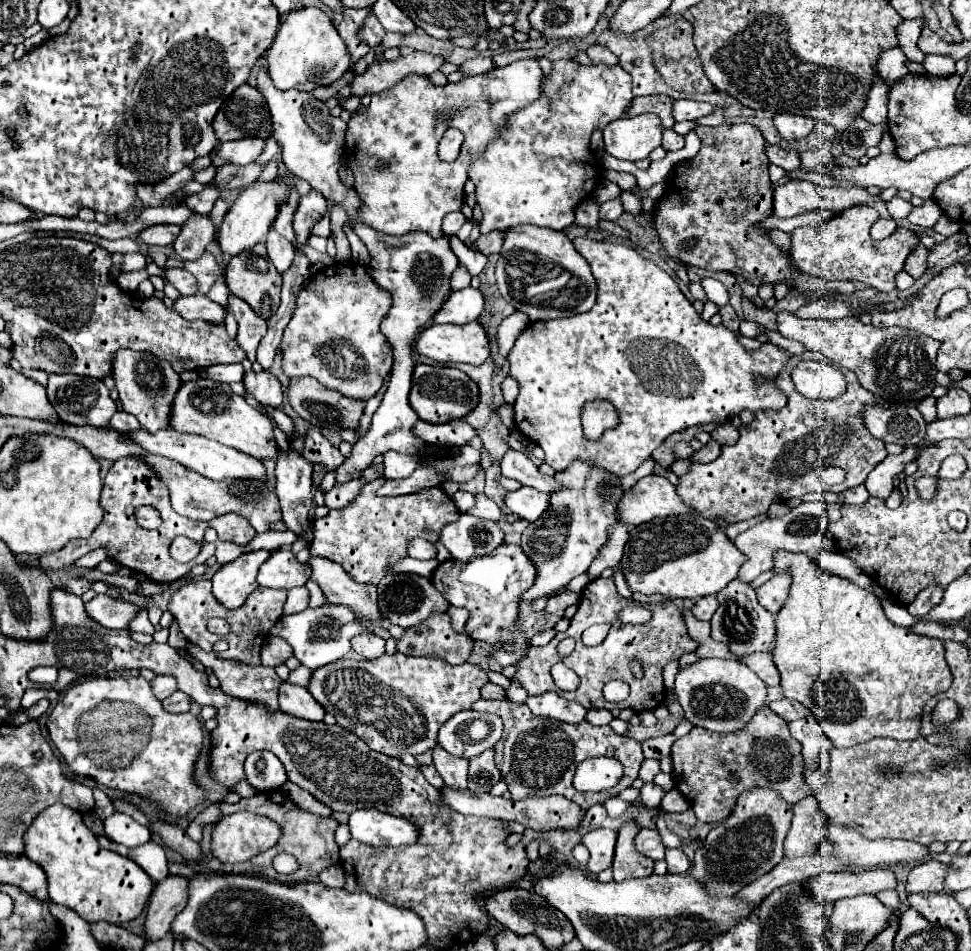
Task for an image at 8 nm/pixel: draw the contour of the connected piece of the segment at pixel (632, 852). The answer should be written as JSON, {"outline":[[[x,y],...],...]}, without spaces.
{"outline":[[[634,817],[624,822],[618,830],[618,842],[616,842],[616,856],[614,856],[614,880],[622,882],[626,878],[638,878],[652,872],[654,862],[648,856],[642,856],[636,846],[634,837],[641,829]]]}

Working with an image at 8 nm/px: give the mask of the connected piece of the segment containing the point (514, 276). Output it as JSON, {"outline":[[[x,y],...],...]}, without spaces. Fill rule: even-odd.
{"outline":[[[530,224],[508,228],[500,254],[506,258],[506,270],[496,270],[500,294],[530,320],[536,322],[574,316],[578,312],[588,312],[596,304],[596,282],[590,266],[586,258],[576,252],[566,232]],[[550,280],[558,280],[558,284],[542,284]]]}

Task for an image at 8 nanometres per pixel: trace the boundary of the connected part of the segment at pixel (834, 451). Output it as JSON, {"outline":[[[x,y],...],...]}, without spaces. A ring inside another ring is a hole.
{"outline":[[[818,352],[792,356],[786,370],[780,372],[780,390],[788,394],[788,404],[778,410],[764,410],[756,414],[750,426],[742,426],[740,440],[734,446],[722,446],[722,454],[710,464],[692,464],[690,472],[680,476],[676,492],[682,500],[692,506],[698,514],[714,520],[724,518],[726,522],[750,520],[766,514],[770,504],[784,502],[788,498],[800,498],[808,492],[844,492],[866,480],[870,470],[886,458],[884,442],[876,440],[864,426],[862,414],[866,406],[918,406],[916,402],[894,404],[872,392],[864,390],[850,370],[840,368],[846,378],[846,392],[834,400],[812,400],[802,396],[790,378],[790,372],[800,360],[820,360]],[[826,466],[838,466],[846,470],[846,480],[838,486],[822,484],[820,470]]]}

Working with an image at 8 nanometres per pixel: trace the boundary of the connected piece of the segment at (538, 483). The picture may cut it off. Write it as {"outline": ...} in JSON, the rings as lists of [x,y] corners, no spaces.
{"outline":[[[508,450],[500,462],[500,468],[502,468],[502,476],[506,478],[514,478],[514,480],[520,480],[522,484],[526,486],[532,486],[540,492],[552,492],[556,490],[556,482],[554,478],[550,476],[544,476],[538,472],[538,468],[534,466],[534,462],[522,454],[520,450]]]}

